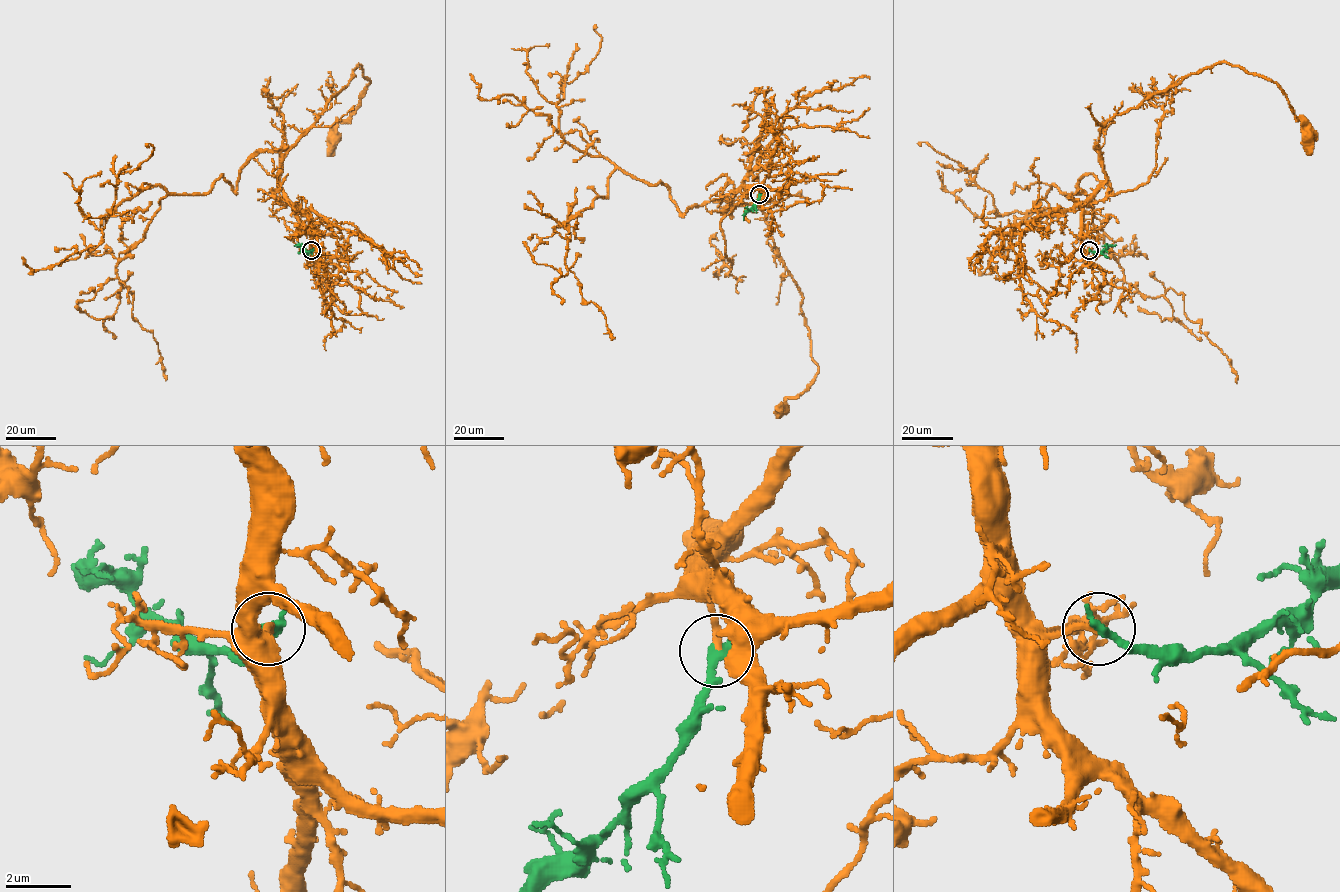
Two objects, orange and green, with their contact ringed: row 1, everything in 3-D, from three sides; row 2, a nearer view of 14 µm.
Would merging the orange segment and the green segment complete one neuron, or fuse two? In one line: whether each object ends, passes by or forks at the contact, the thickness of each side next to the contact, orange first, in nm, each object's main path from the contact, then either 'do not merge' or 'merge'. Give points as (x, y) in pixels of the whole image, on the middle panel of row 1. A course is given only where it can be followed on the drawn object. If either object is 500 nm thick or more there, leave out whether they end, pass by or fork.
orange ends; green ends; calibres 200 and 400 nm; course orange (759, 194), (742, 187), (727, 210), (747, 203), (766, 215), (802, 294), (817, 366), (782, 412); course green (759, 194), (743, 220); merge

